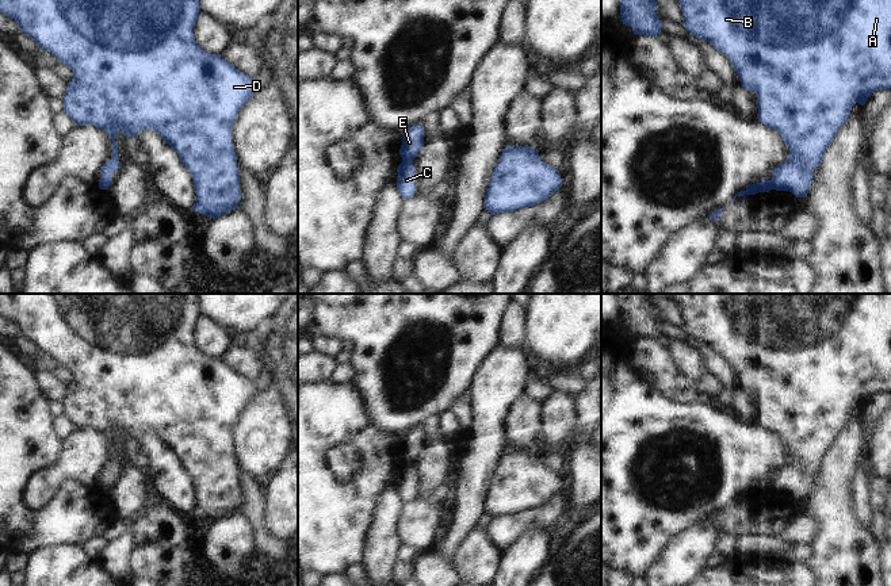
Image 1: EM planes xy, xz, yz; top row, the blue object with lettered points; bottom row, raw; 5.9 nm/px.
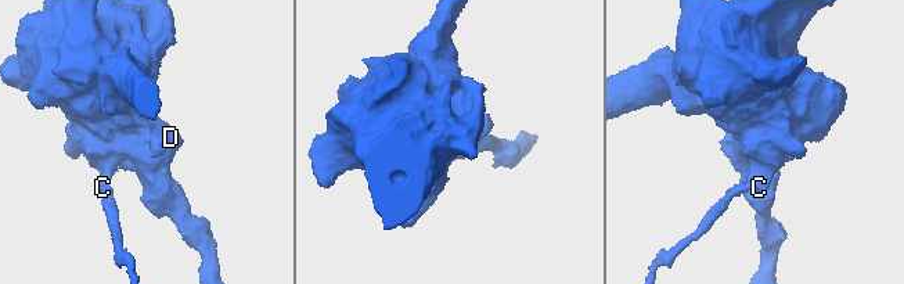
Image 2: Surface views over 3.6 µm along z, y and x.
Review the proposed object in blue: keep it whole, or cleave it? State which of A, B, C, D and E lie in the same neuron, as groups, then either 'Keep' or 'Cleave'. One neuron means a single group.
Groups: A B C D / E. Cleave.

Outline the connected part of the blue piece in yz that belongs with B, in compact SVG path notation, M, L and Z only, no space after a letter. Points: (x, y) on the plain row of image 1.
M670 294L670 295L680 306L684 319L684 330L689 334L691 338L701 344L710 345L715 352L722 355L730 363L734 374L739 380L742 390L746 394L750 394L757 398L758 425L764 426L770 433L777 434L781 438L784 447L789 451L788 461L777 471L772 472L773 475L773 480L770 482L772 493L789 494L796 501L806 501L814 482L814 474L821 468L821 464L827 451L834 444L838 433L848 425L852 410L856 406L864 409L868 401L877 392L891 394L891 294Z

